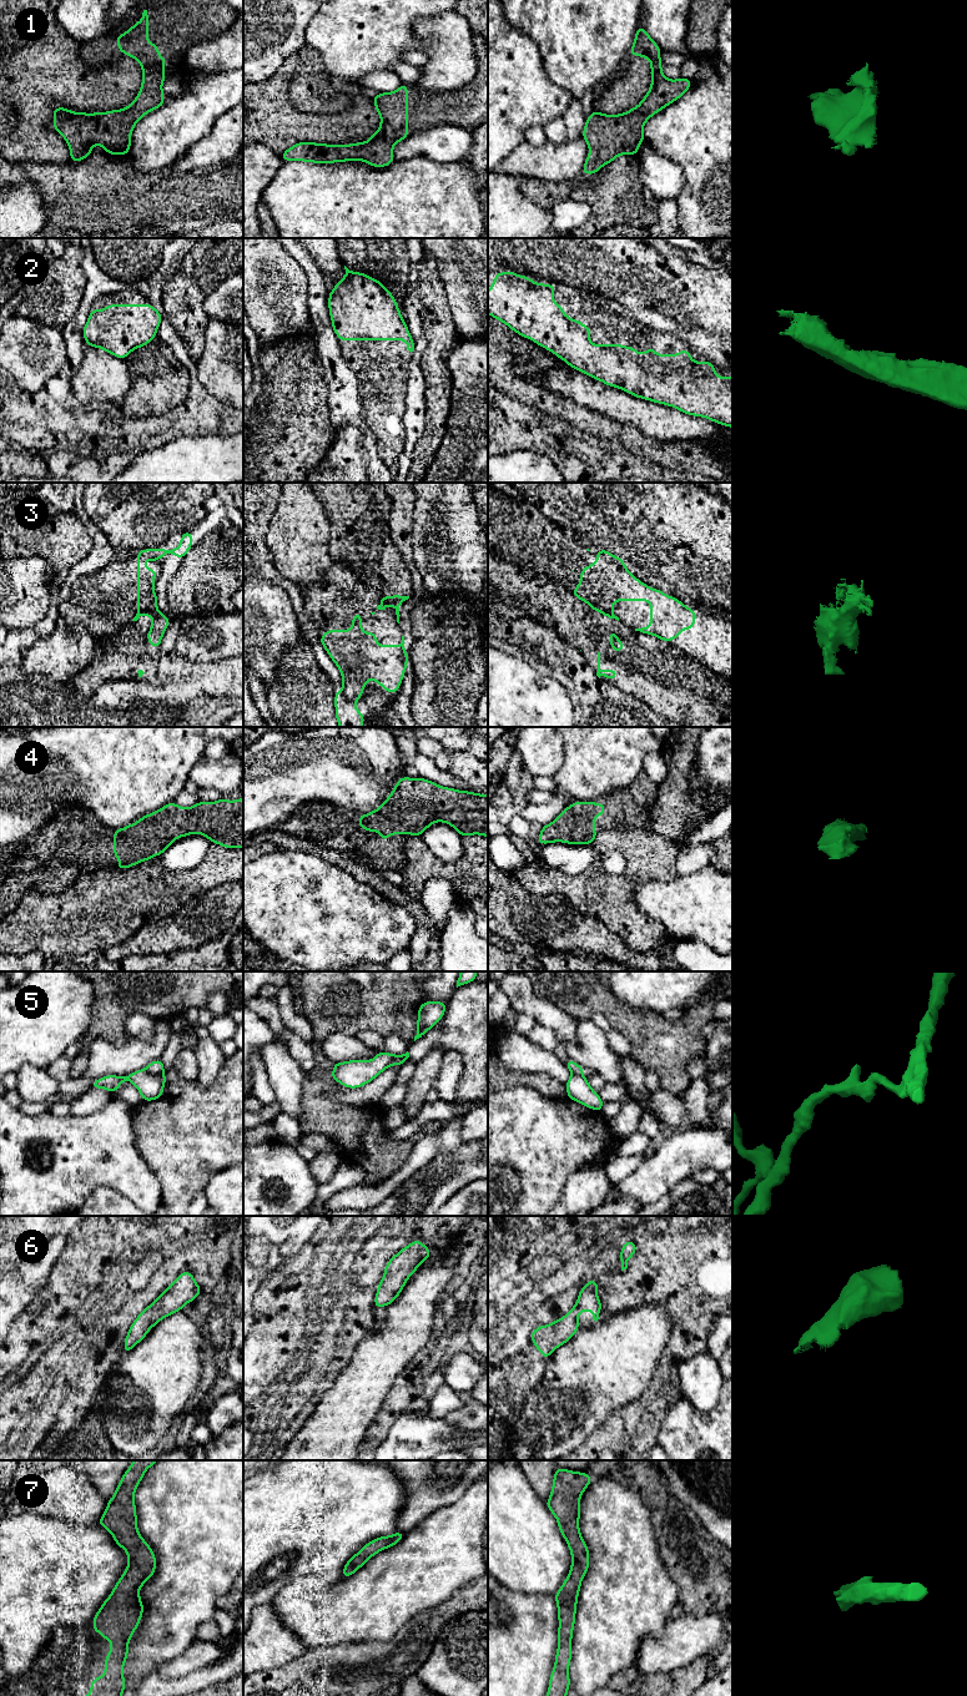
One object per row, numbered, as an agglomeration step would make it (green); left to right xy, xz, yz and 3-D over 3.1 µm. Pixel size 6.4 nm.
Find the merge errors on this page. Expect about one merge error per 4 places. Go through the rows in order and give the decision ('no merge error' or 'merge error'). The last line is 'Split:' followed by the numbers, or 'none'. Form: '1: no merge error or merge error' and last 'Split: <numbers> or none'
1: no merge error
2: no merge error
3: merge error
4: no merge error
5: merge error
6: no merge error
7: no merge error
Split: 3, 5

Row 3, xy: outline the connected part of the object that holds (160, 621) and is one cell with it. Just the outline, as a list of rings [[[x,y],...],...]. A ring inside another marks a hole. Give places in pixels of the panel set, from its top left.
[[[145,612],[141,616],[145,615],[152,619],[152,625],[146,637],[153,648],[158,648],[162,636],[165,635],[165,631],[170,624],[170,619],[161,612]]]

